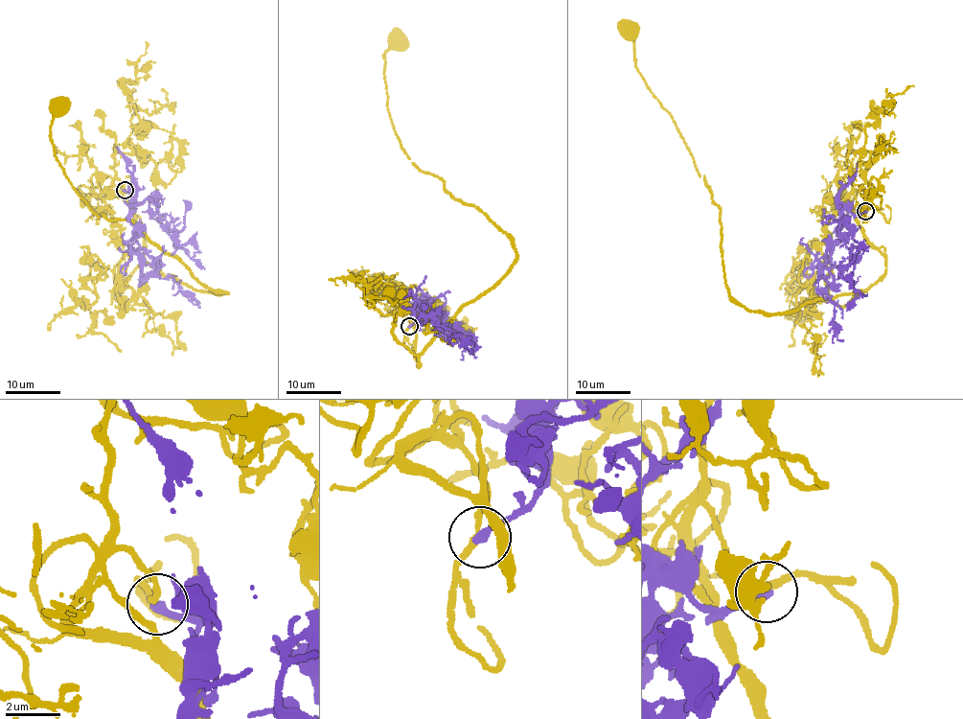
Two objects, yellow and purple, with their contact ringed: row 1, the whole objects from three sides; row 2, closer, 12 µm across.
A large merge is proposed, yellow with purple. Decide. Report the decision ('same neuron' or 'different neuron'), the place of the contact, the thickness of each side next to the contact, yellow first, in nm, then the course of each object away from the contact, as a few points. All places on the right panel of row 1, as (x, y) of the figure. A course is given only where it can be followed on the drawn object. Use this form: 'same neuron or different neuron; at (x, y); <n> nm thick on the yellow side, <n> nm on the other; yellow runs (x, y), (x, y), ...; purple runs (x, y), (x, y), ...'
same neuron; at (865, 211); 200 nm thick on the yellow side, 320 nm on the other; yellow runs (865, 211), (843, 200), (885, 259), (867, 289), (781, 313), (736, 304), (721, 212), (629, 30); purple runs (865, 211), (842, 211), (830, 240), (838, 267), (830, 269), (828, 283), (818, 280), (843, 339)

